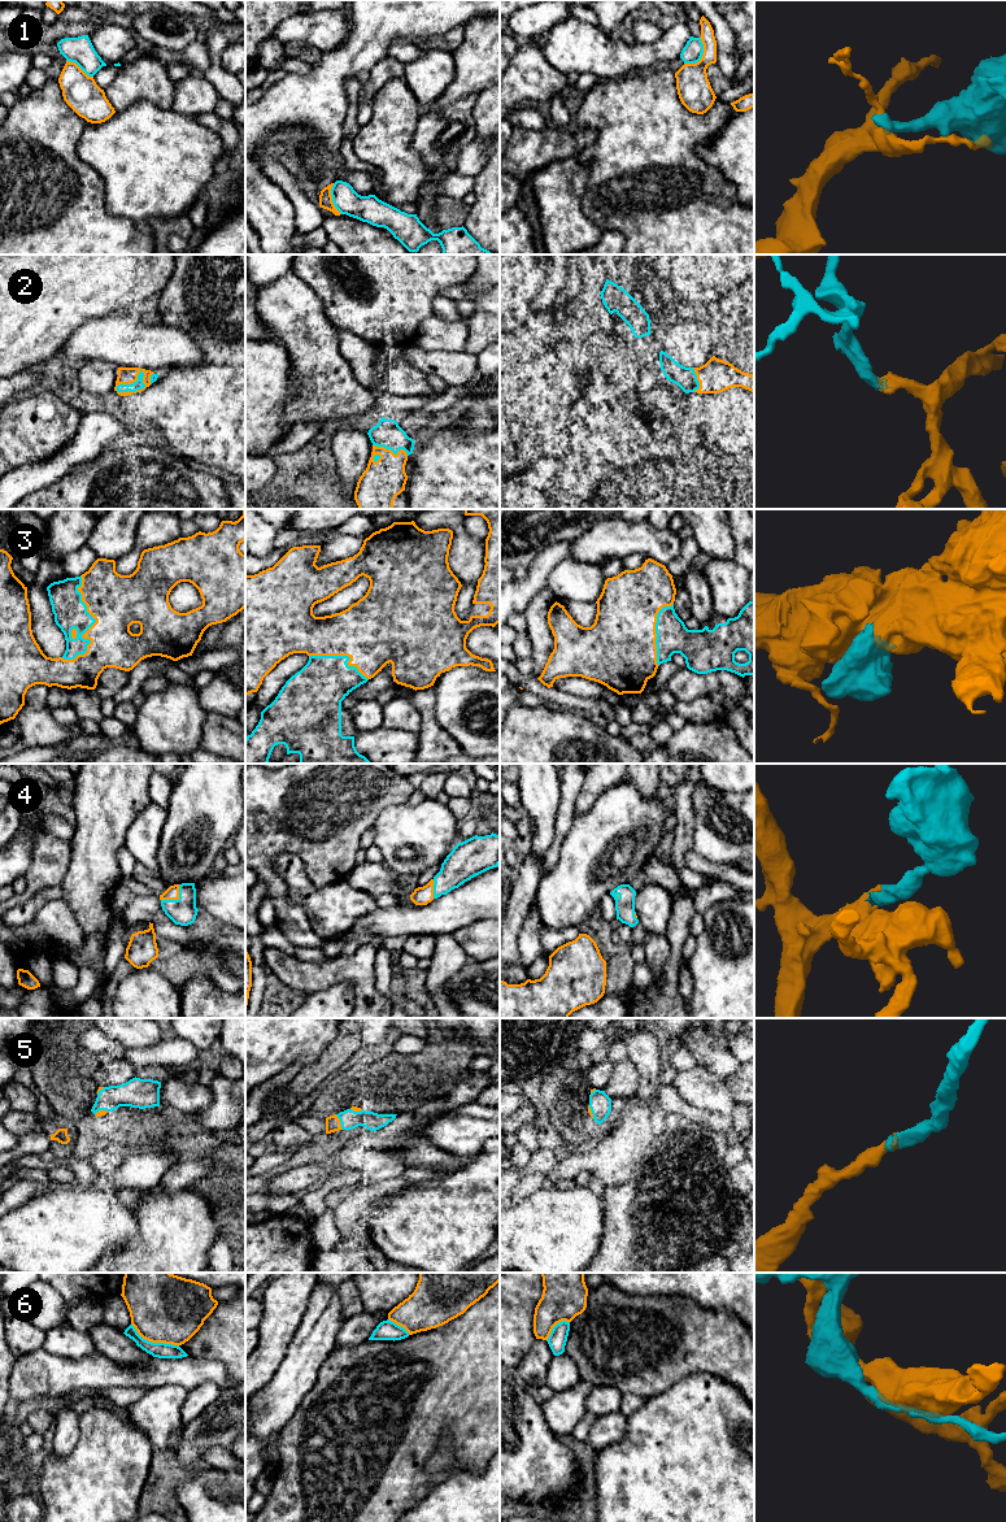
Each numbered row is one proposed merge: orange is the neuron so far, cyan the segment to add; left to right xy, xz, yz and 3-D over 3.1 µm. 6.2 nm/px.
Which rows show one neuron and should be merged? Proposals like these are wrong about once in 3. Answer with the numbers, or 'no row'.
2, 3, 4, 5

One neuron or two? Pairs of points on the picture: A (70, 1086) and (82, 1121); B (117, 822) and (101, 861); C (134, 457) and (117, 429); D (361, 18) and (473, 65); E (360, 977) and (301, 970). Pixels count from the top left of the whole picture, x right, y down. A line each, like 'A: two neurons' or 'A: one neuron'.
A: one neuron
B: one neuron
C: two neurons
D: two neurons
E: one neuron

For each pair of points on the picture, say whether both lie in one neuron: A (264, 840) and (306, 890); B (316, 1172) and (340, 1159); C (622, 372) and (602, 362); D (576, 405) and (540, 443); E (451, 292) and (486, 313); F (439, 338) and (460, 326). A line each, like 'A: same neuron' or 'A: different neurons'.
A: different neurons
B: different neurons
C: same neuron
D: different neurons
E: different neurons
F: same neuron

